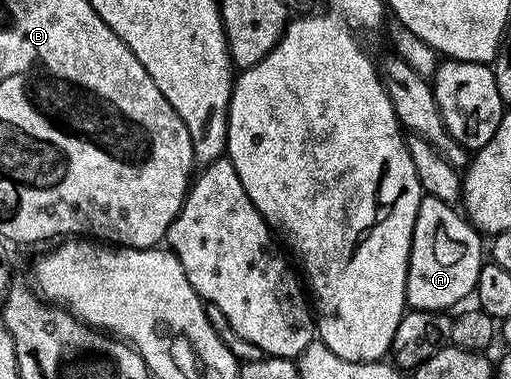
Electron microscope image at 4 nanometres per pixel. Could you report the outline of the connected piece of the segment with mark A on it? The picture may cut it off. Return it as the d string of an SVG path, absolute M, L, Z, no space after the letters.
M424 195L423 201L417 206L417 222L413 222L413 238L411 239L411 249L409 250L409 266L407 267L407 308L417 312L447 312L454 304L462 302L466 296L470 297L475 291L475 283L479 277L479 272L485 263L485 240L479 229L474 228L471 221L455 204L441 202L441 198L433 198Z

